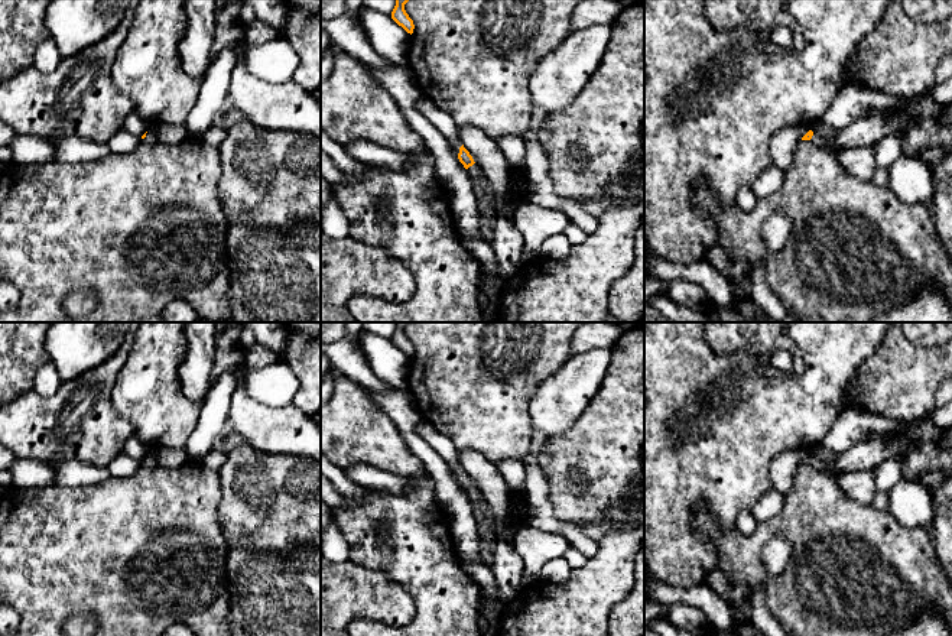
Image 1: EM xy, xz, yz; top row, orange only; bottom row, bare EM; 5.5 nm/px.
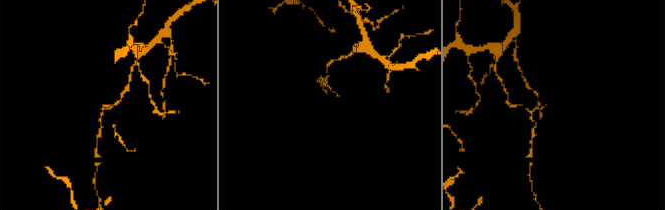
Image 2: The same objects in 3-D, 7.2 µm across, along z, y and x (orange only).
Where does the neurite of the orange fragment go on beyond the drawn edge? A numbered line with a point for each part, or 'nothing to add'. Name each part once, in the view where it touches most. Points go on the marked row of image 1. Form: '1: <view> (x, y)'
1: xz (476, 172)

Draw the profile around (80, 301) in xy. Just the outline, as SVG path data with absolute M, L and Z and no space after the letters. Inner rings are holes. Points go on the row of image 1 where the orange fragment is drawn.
M79 289L79 291L69 293L64 299L64 308L65 308L65 312L71 318L77 318L82 312L88 312L88 311L94 309L95 305L98 304L98 299L100 299L100 296L95 291Z

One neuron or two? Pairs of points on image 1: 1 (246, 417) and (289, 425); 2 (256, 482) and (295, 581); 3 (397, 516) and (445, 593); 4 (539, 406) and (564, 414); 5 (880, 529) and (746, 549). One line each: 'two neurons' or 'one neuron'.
1: one neuron
2: one neuron
3: one neuron
4: one neuron
5: one neuron

